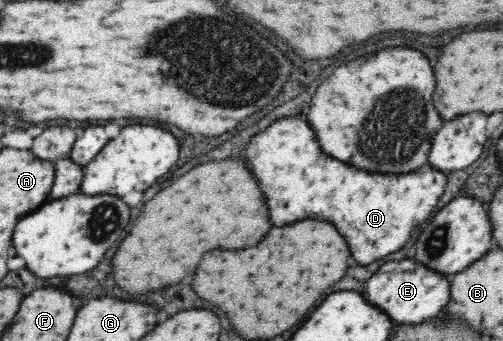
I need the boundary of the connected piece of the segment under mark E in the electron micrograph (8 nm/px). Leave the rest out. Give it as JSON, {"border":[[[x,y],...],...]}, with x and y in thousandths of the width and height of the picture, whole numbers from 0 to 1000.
{"border":[[[821,757],[763,771],[728,836],[728,871],[748,900],[763,906],[787,950],[839,947],[871,927],[897,883],[897,824],[891,804],[875,801]]]}

